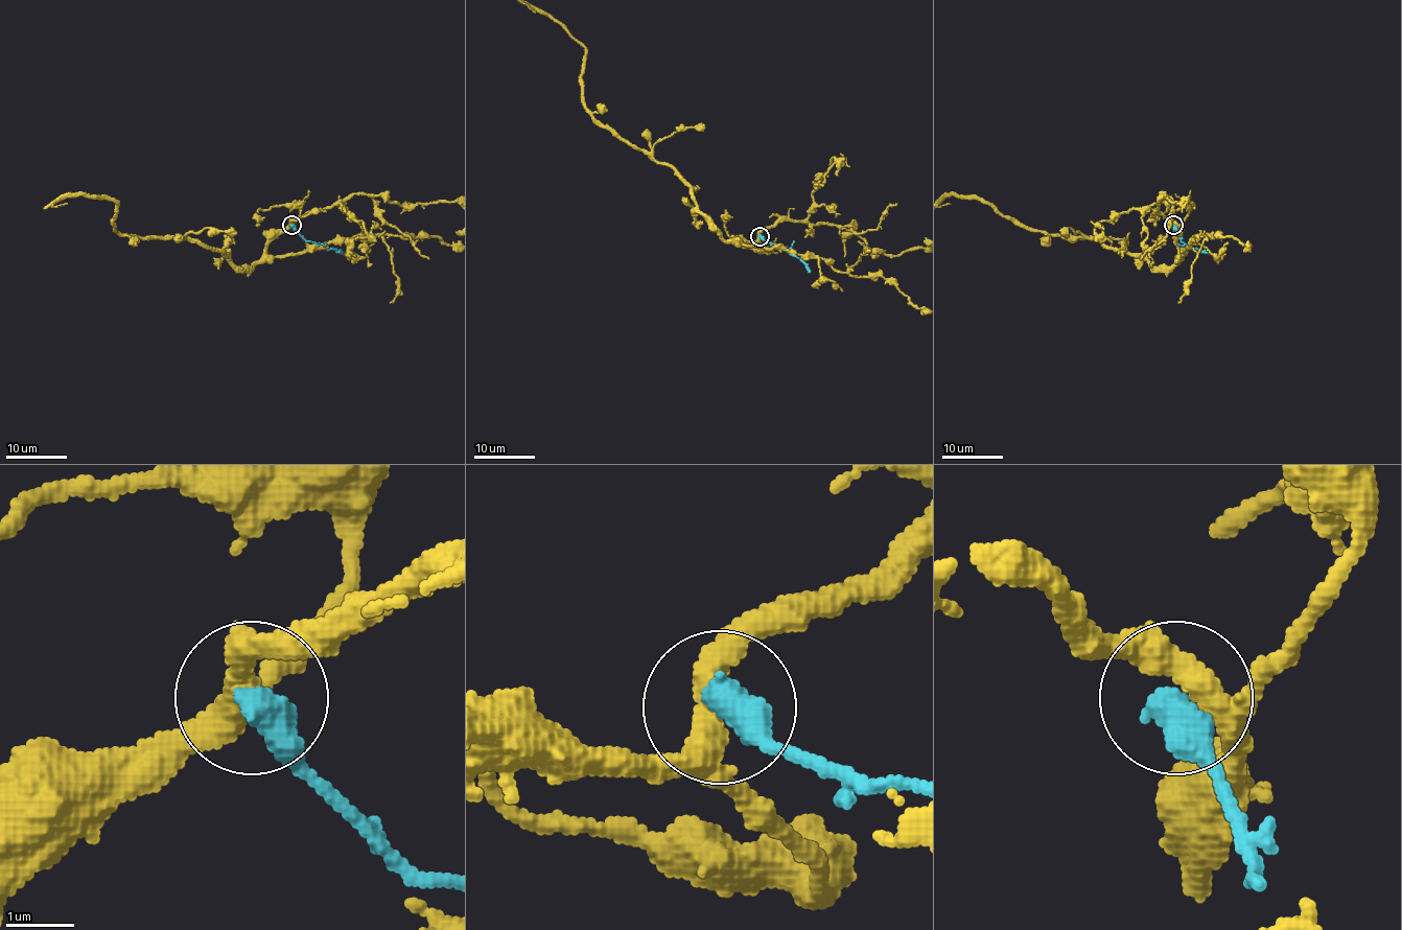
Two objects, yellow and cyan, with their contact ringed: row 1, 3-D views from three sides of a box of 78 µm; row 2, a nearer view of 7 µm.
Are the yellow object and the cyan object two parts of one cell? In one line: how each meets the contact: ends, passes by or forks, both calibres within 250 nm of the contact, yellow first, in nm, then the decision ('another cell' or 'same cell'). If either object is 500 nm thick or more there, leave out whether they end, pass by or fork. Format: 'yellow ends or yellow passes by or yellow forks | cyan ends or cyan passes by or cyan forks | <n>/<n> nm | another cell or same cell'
340/550 nm | another cell

